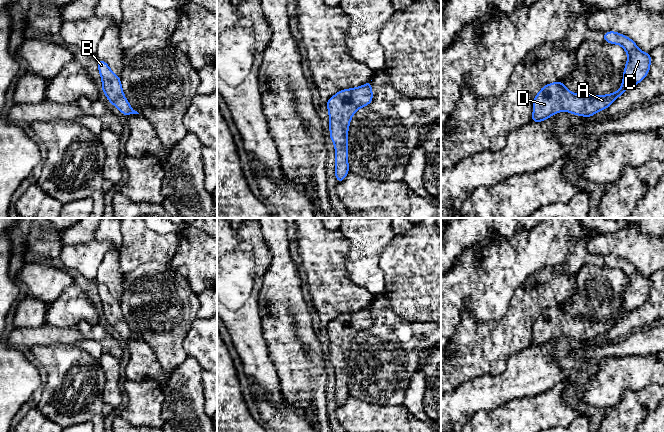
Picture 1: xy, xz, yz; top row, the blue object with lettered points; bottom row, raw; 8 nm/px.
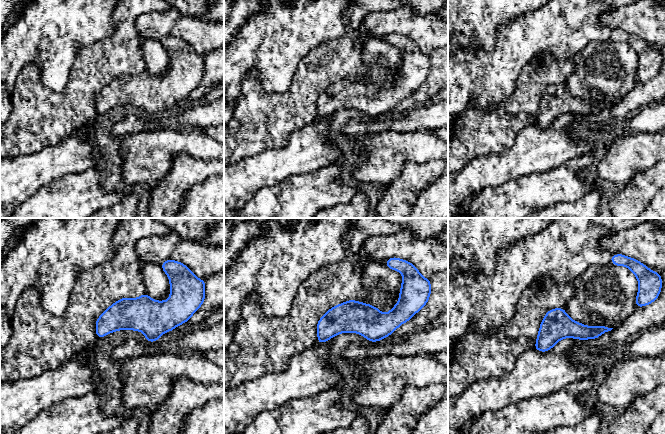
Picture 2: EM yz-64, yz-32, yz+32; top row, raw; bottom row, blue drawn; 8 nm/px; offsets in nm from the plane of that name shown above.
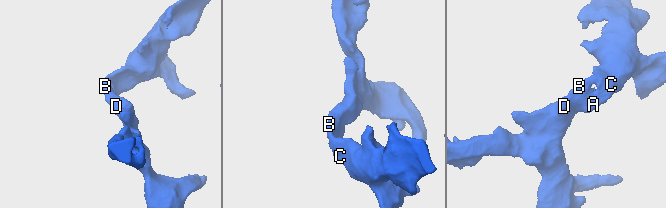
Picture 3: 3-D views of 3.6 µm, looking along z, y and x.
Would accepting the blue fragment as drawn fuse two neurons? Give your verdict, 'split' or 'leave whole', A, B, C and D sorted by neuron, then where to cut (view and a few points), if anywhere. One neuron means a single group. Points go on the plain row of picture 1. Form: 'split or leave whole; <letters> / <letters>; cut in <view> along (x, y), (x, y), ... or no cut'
leave whole; A B C D; no cut

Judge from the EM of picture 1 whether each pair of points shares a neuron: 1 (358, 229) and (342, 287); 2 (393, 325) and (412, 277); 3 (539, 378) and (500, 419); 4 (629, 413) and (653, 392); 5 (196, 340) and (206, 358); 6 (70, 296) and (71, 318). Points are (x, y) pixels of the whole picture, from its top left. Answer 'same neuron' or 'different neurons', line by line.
1: different neurons
2: different neurons
3: different neurons
4: same neuron
5: same neuron
6: same neuron

